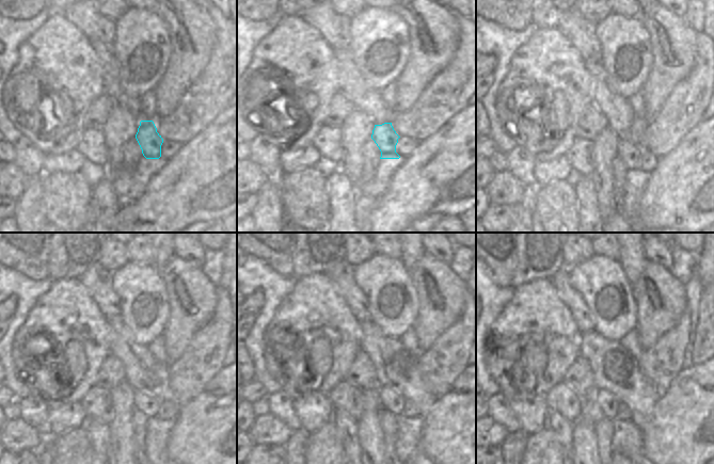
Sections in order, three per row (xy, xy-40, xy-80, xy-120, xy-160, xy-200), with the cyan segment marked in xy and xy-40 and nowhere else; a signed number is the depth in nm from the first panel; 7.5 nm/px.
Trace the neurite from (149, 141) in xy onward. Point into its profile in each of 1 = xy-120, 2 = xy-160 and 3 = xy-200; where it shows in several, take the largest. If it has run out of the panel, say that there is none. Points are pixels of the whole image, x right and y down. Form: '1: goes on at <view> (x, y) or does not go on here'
1: goes on at xy-120 (151, 400)
2: goes on at xy-160 (390, 400)
3: goes on at xy-200 (628, 400)

